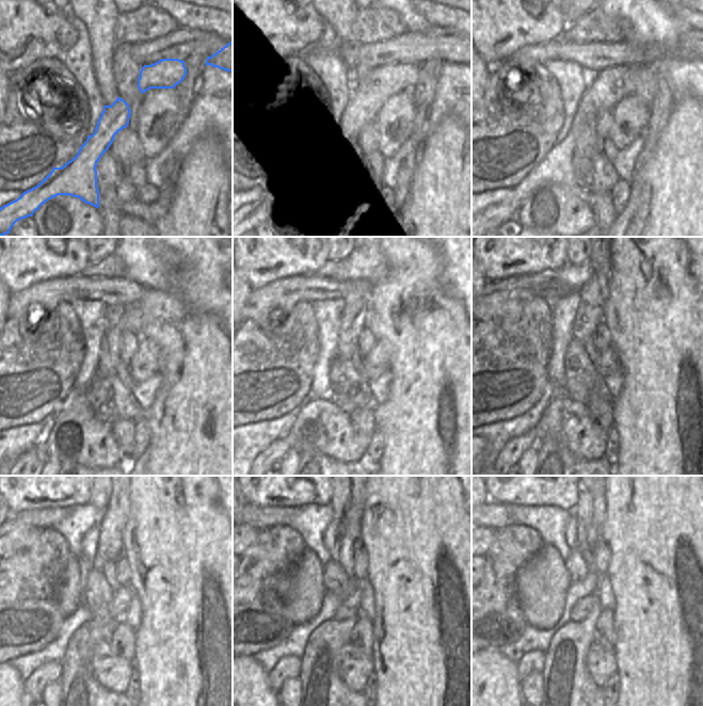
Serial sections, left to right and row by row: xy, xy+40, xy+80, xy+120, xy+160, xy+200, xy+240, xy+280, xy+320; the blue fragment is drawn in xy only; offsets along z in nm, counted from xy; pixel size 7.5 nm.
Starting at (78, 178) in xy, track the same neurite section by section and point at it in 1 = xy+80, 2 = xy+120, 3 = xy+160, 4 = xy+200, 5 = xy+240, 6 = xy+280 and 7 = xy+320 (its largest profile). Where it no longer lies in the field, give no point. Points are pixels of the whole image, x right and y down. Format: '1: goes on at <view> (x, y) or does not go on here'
1: goes on at xy+80 (607, 87)
2: goes on at xy+120 (121, 319)
3: goes on at xy+160 (353, 316)
4: goes on at xy+200 (589, 315)
5: goes on at xy+240 (110, 548)
6: goes on at xy+280 (350, 542)
7: goes on at xy+320 (593, 536)

